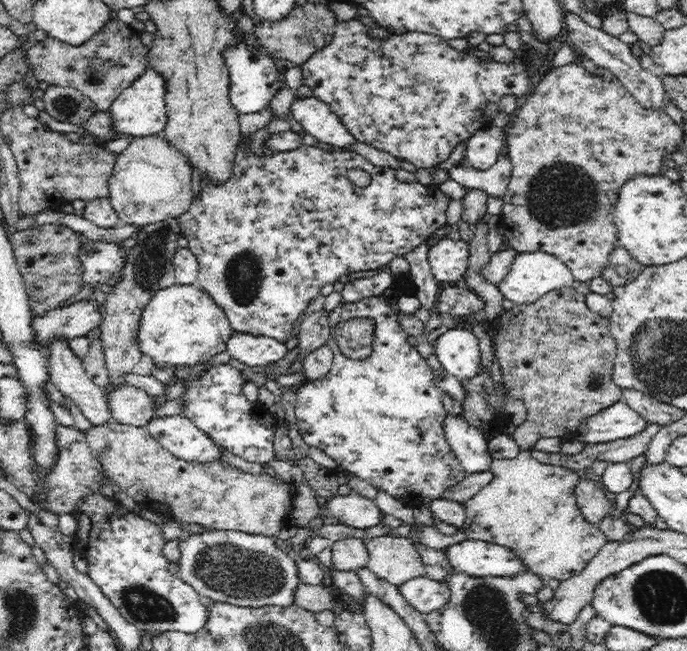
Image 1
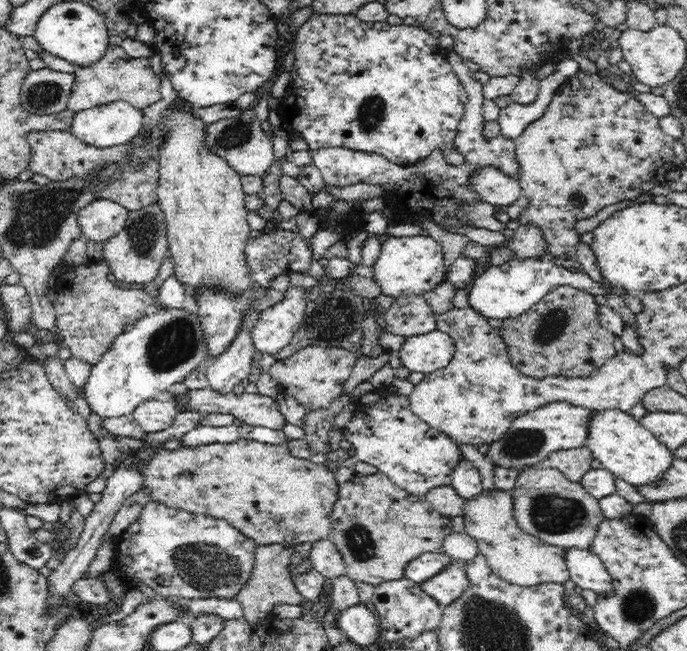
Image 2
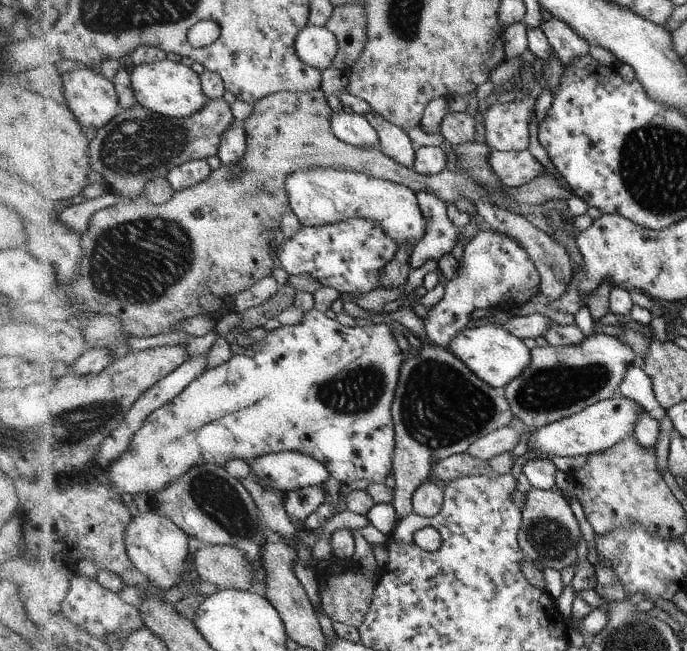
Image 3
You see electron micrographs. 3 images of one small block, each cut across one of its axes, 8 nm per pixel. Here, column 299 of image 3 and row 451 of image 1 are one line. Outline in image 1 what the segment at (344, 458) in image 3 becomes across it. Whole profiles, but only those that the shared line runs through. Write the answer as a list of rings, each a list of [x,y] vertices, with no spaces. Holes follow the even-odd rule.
[[[373,296],[370,298],[365,298],[358,300],[358,302],[347,302],[334,307],[329,312],[329,321],[331,328],[338,324],[340,321],[350,321],[354,318],[372,318],[374,321],[374,334],[373,334],[373,344],[371,345],[370,356],[363,358],[353,358],[347,357],[343,353],[336,341],[331,337],[327,340],[327,345],[332,349],[333,352],[333,364],[332,368],[328,371],[328,374],[324,378],[308,381],[306,384],[302,385],[296,389],[295,394],[297,396],[296,402],[296,426],[304,443],[310,447],[316,447],[321,451],[324,451],[328,457],[336,461],[338,466],[350,473],[354,473],[358,478],[366,481],[366,483],[372,485],[377,490],[384,490],[387,494],[391,496],[398,497],[401,501],[408,502],[412,500],[416,504],[428,504],[431,500],[440,498],[445,495],[450,488],[456,486],[464,480],[468,474],[464,471],[464,467],[456,459],[452,448],[448,445],[447,439],[445,438],[445,419],[448,414],[444,409],[443,398],[446,395],[438,386],[435,384],[434,377],[432,375],[433,369],[426,363],[418,351],[416,351],[415,346],[408,342],[408,334],[402,330],[402,327],[398,324],[397,319],[397,308],[391,306],[388,300],[383,296]]]

